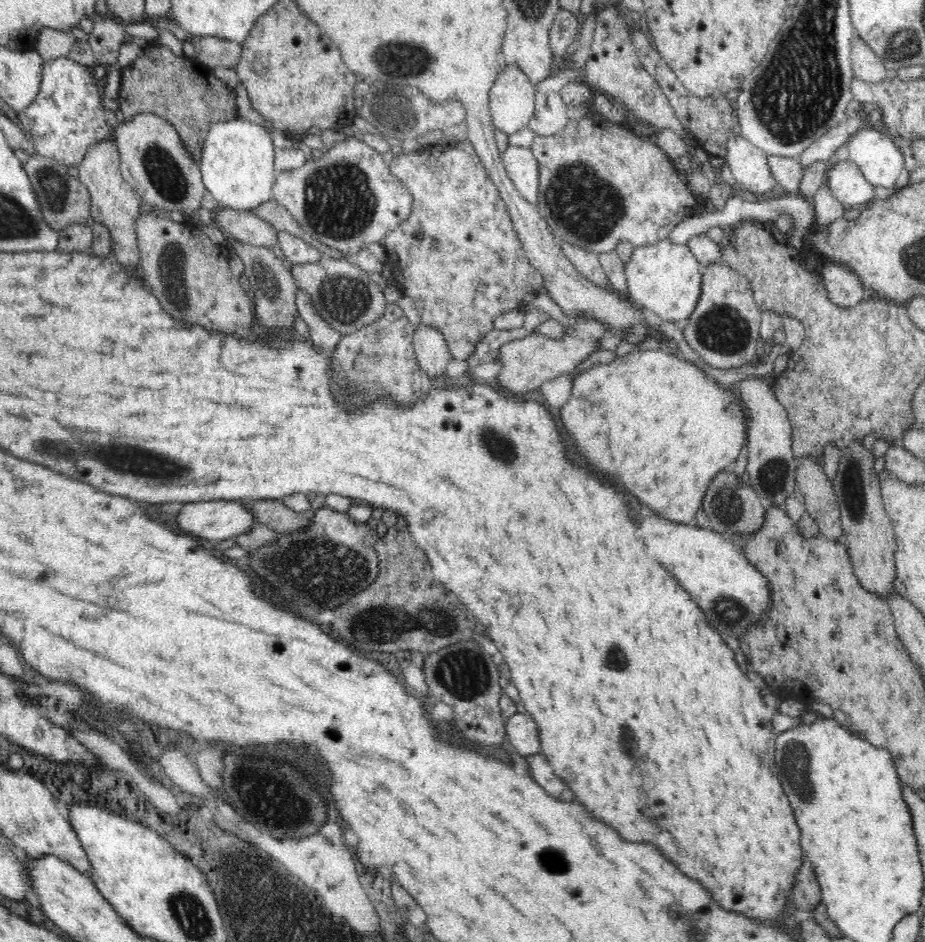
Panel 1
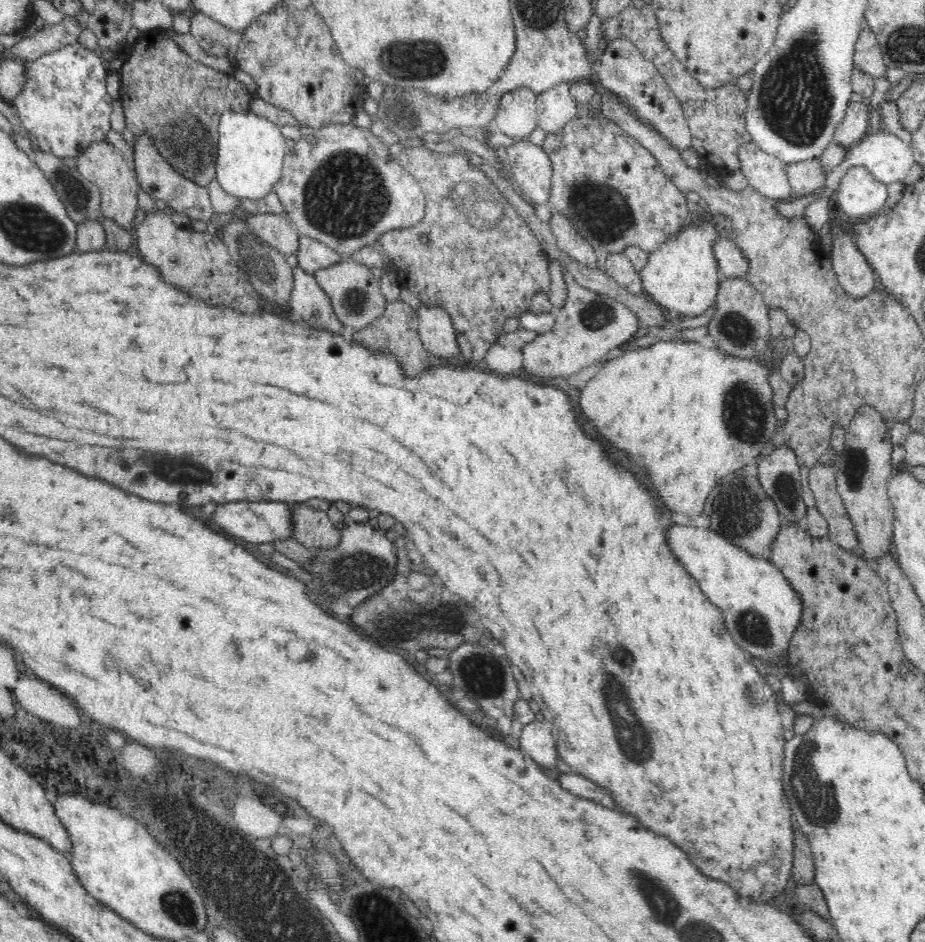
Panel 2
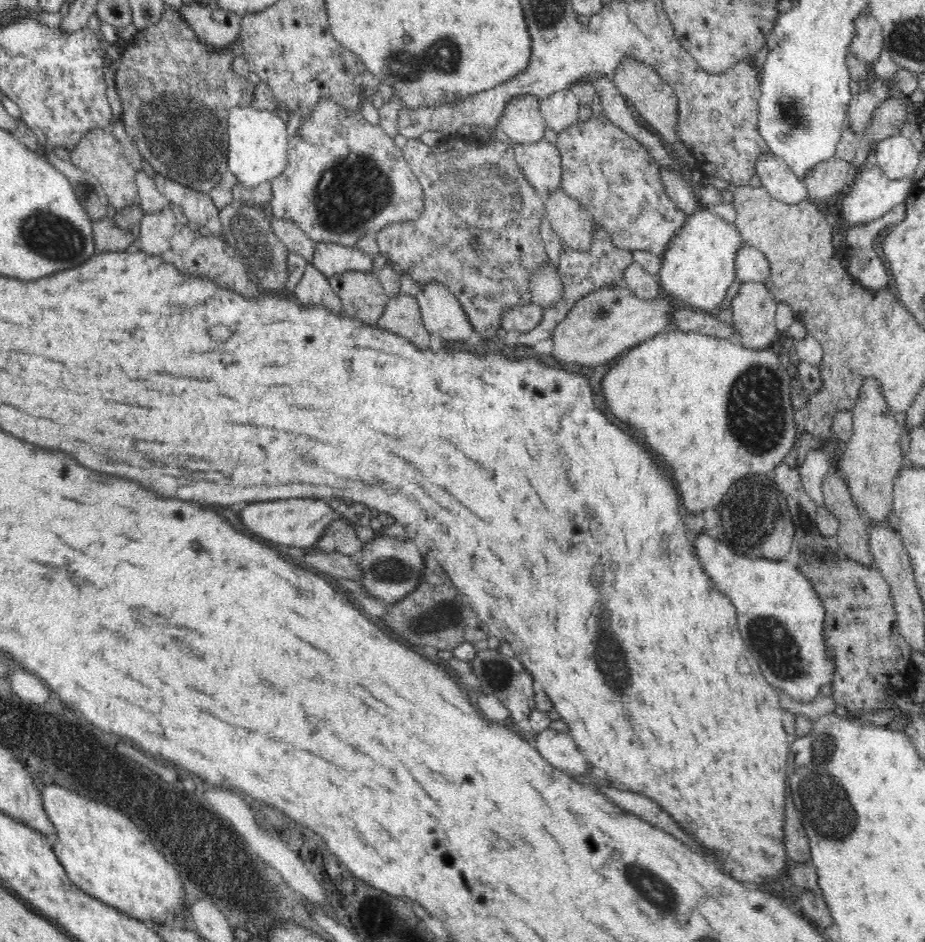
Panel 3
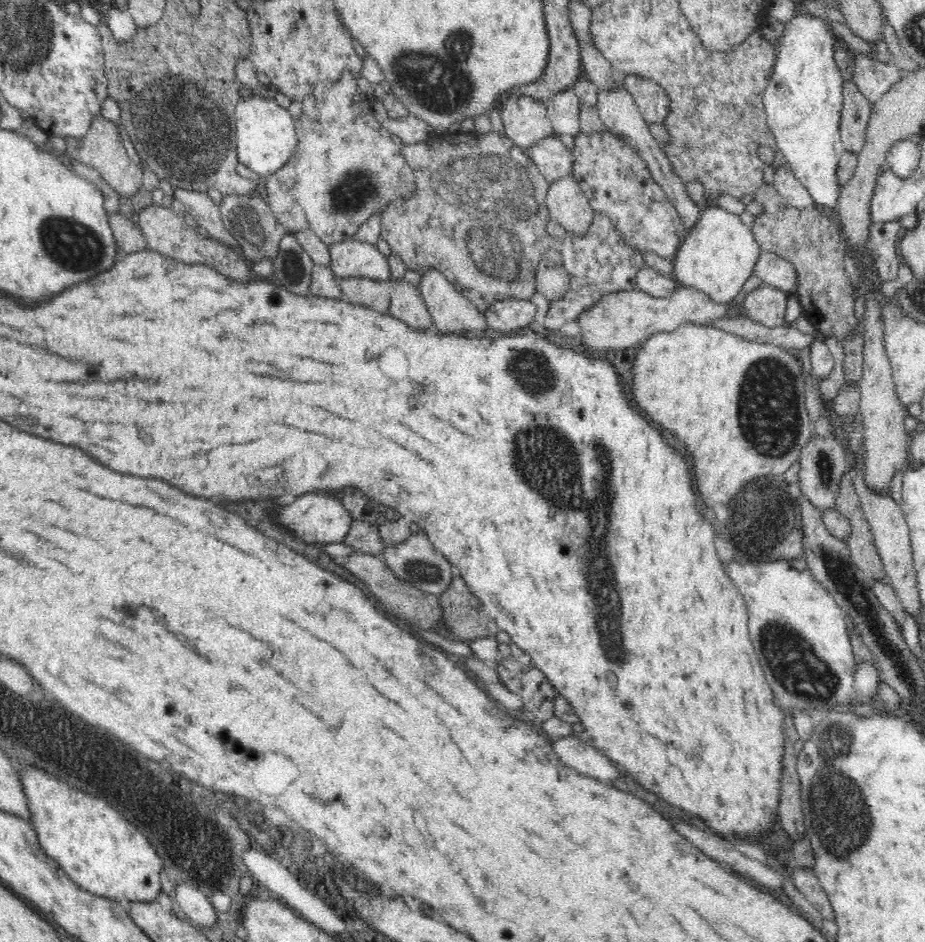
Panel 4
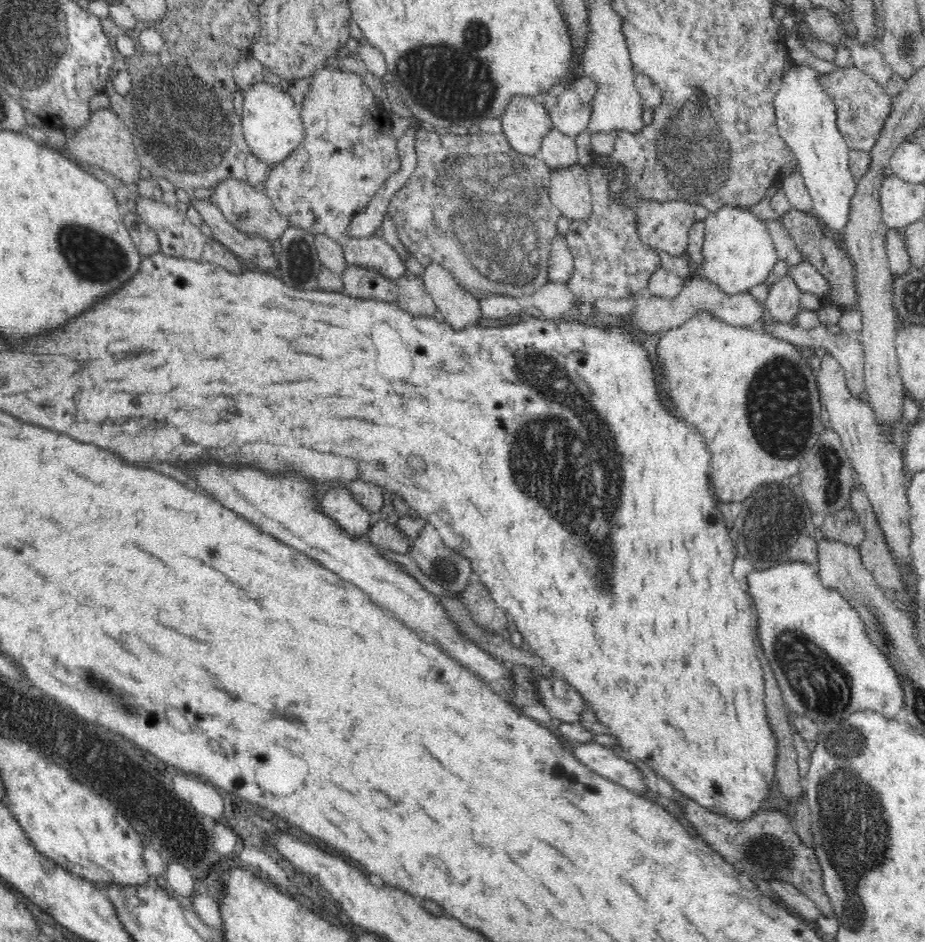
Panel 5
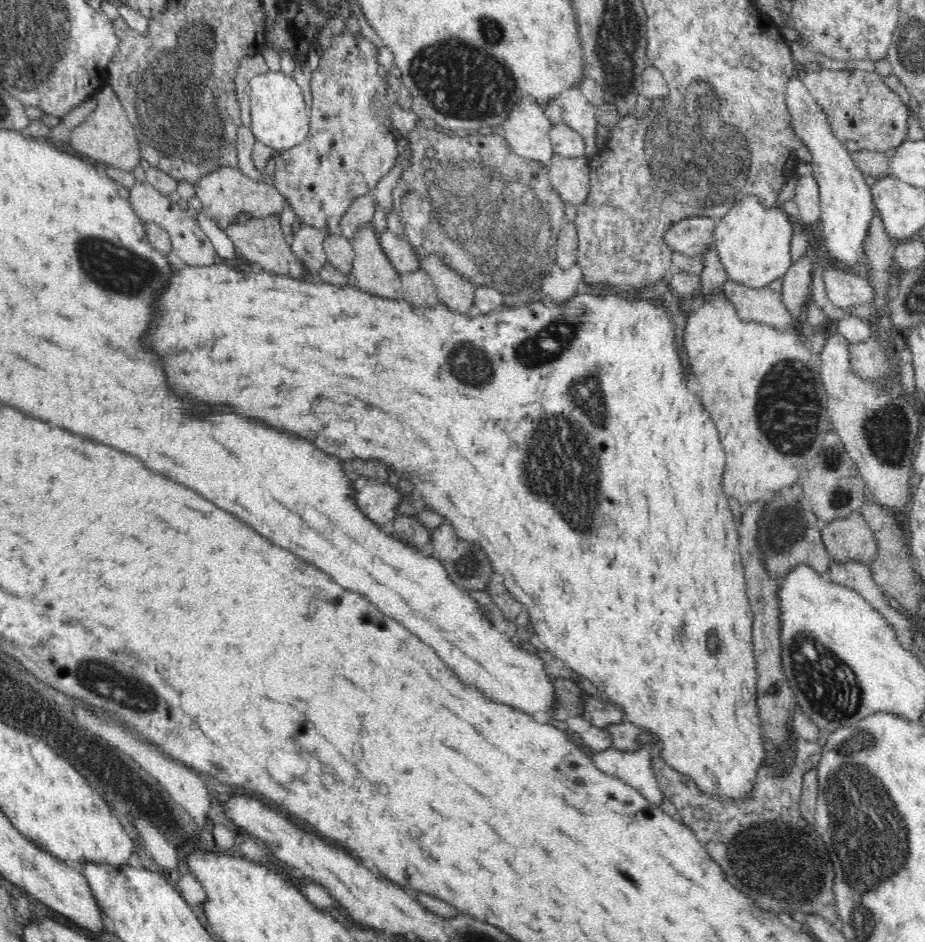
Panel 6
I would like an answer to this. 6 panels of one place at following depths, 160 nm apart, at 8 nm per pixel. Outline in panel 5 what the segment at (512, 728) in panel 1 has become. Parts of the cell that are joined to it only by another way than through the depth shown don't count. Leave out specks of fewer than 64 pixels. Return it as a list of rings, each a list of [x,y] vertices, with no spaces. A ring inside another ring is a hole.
[[[593,741],[574,743],[571,750],[576,759],[596,774],[642,795],[648,790],[640,768],[616,755],[612,749]]]

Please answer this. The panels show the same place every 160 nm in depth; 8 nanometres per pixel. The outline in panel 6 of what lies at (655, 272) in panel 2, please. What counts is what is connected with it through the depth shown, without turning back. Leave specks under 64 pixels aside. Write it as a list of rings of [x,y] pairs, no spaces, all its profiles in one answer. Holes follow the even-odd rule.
[[[743,196],[728,214],[716,220],[714,248],[728,278],[752,288],[768,287],[772,280],[783,278],[792,266],[790,242],[794,236],[793,218],[779,206],[765,207],[756,196]]]

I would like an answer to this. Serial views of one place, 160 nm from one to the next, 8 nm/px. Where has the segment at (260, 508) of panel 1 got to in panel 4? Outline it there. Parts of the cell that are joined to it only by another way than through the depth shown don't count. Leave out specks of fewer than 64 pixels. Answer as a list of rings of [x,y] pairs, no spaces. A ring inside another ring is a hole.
[[[353,519],[342,542],[351,546],[354,552],[360,551],[374,556],[380,556],[388,545],[384,543],[377,524],[356,519]]]

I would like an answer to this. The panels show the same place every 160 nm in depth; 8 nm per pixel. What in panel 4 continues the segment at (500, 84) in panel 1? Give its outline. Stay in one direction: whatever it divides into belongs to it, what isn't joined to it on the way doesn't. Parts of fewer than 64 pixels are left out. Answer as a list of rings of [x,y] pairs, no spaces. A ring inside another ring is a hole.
[[[531,95],[508,96],[502,104],[501,118],[505,134],[522,150],[530,149],[554,132],[545,103]]]

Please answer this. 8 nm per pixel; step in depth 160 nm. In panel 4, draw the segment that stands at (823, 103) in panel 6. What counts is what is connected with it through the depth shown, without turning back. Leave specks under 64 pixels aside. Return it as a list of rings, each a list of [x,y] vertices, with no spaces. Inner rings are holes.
[[[852,79],[843,82],[843,97],[839,133],[845,151],[858,155],[866,143],[866,128],[872,114],[873,103],[864,97]]]

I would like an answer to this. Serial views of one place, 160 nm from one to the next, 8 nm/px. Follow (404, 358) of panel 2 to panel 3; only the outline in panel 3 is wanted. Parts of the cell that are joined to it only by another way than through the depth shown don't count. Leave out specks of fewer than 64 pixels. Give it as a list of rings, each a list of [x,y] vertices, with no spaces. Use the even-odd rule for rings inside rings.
[[[406,293],[389,298],[376,327],[392,332],[408,340],[415,348],[426,350],[430,347],[430,333],[422,323],[416,297]]]

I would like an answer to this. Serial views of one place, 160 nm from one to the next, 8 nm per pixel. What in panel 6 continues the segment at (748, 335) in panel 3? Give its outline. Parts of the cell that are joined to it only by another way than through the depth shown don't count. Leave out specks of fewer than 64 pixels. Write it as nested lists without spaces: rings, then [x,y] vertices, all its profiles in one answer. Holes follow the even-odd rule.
[[[803,255],[799,260],[794,261],[788,272],[782,278],[782,303],[786,305],[786,310],[800,319],[803,315],[804,307],[810,301],[812,284],[812,262],[807,255]]]

